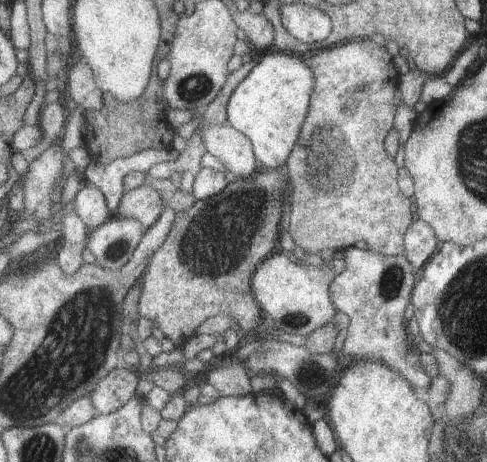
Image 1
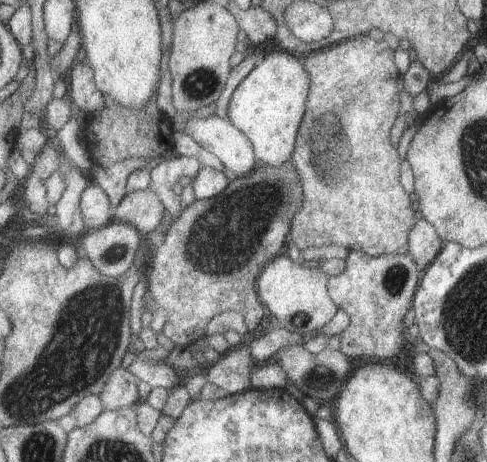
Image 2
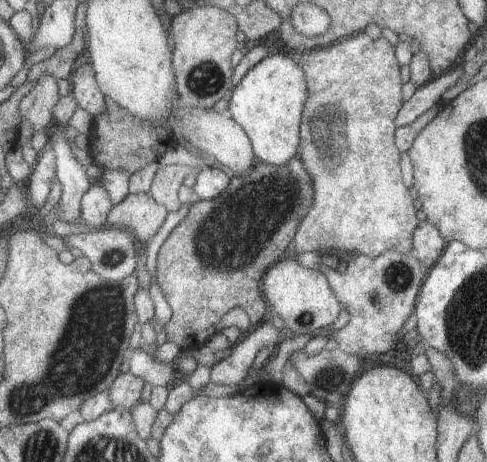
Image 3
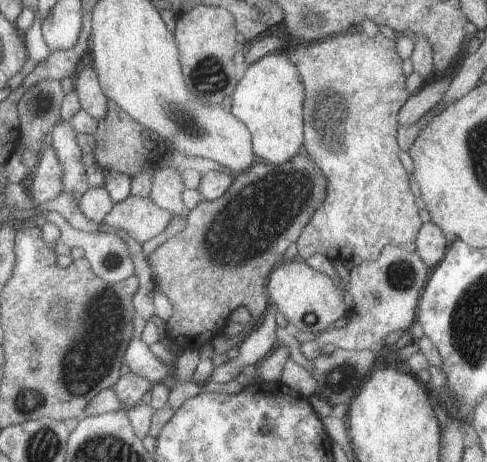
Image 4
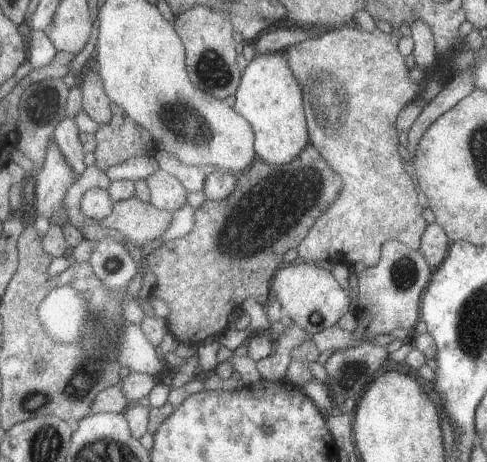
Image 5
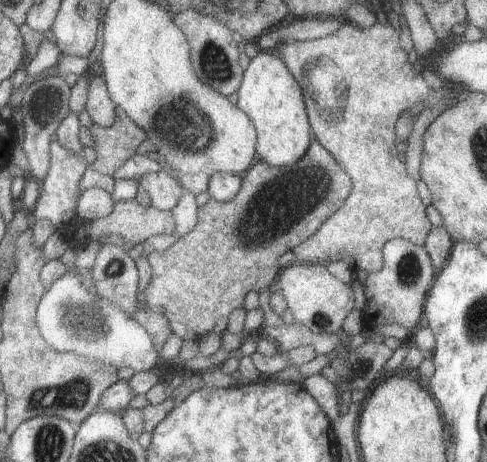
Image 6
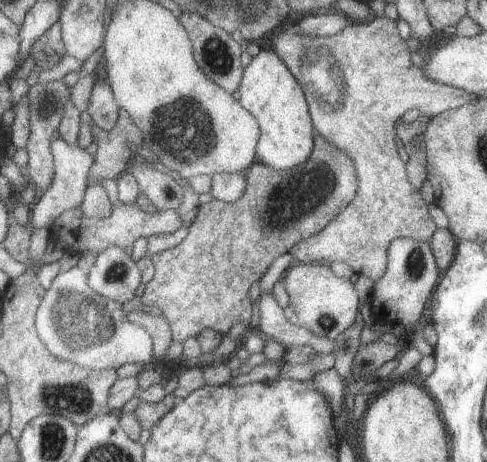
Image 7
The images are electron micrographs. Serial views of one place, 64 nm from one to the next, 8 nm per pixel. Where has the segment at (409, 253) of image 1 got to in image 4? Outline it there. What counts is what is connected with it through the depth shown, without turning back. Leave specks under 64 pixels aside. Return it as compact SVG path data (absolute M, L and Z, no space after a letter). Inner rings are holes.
M423 224L415 238L415 252L425 262L429 272L441 262L441 258L447 254L449 240L443 236L443 230L435 224Z

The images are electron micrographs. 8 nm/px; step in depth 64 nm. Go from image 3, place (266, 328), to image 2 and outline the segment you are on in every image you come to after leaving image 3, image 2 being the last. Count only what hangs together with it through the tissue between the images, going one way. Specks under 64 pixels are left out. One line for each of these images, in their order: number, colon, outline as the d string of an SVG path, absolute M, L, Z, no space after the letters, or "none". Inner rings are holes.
2: M245 346L229 350L215 364L205 368L207 382L225 390L229 396L243 394L251 388L249 370L251 370L253 364L255 362L249 356L249 350Z

